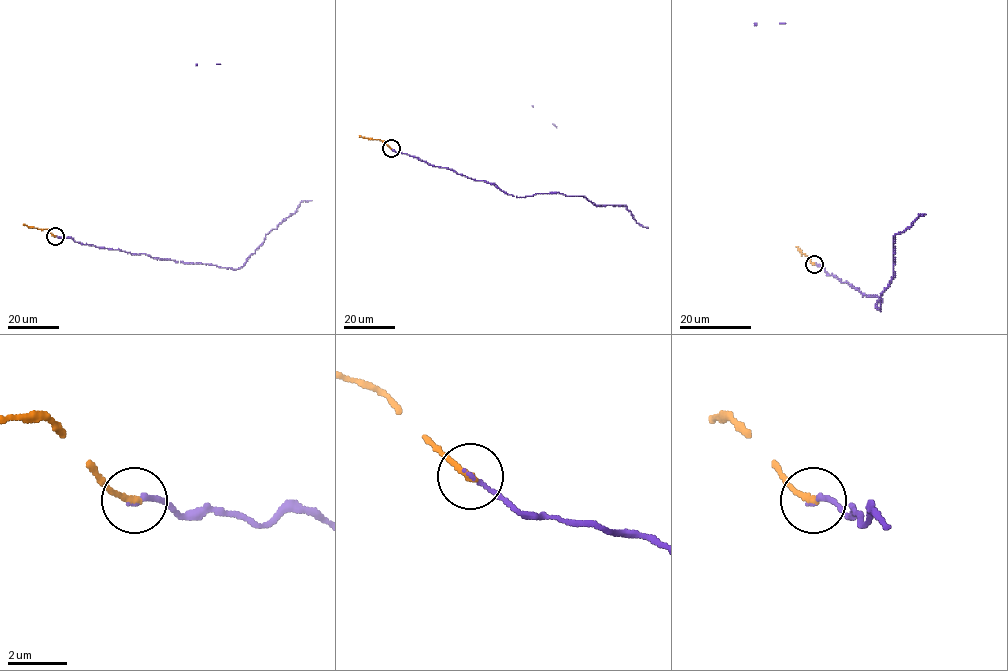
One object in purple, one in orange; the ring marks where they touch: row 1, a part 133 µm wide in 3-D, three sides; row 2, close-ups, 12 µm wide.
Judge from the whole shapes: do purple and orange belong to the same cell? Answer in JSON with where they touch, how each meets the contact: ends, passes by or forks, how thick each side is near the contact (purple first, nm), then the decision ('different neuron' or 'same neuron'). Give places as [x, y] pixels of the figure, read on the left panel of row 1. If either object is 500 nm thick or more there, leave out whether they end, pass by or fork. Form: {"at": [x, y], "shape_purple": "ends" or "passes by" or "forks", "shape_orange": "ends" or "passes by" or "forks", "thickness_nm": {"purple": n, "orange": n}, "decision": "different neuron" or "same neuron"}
{"at": [55, 236], "shape_purple": "ends", "shape_orange": "ends", "thickness_nm": {"purple": 140, "orange": 220}, "decision": "same neuron"}

